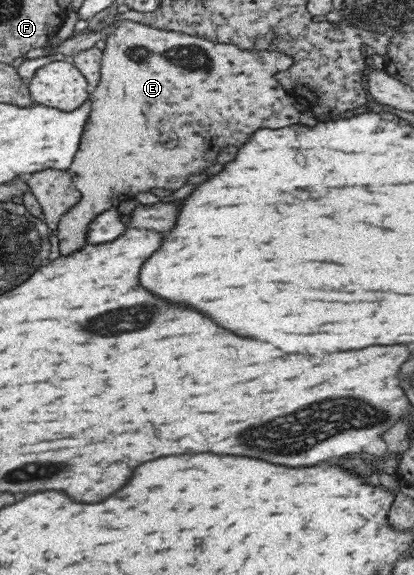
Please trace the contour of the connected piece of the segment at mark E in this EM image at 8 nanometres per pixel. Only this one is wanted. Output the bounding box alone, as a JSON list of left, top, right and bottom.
[55,19,301,255]

